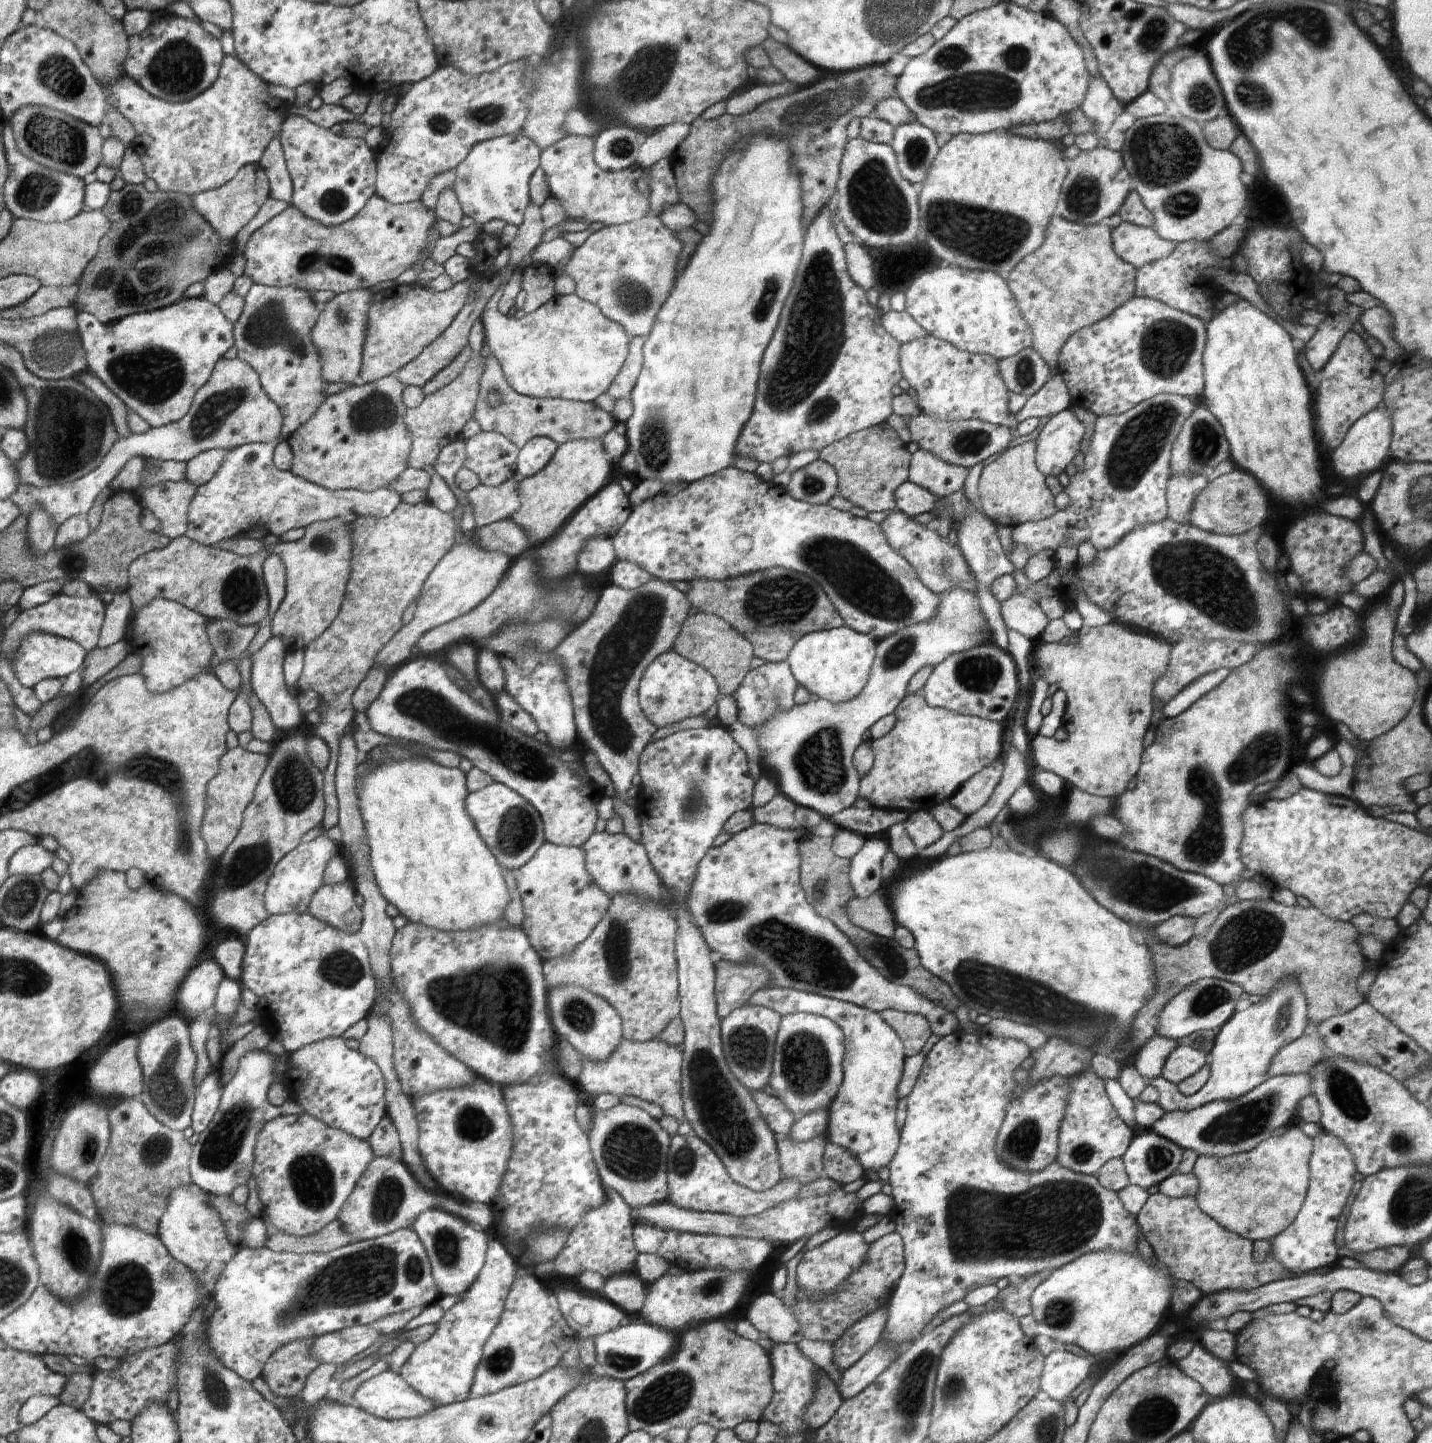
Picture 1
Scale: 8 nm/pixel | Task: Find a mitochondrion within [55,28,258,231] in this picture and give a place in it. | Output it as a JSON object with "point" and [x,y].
{"point":[176,68]}

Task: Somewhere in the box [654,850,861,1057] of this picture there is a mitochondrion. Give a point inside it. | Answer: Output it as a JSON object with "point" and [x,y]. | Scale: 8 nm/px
{"point":[717,912]}

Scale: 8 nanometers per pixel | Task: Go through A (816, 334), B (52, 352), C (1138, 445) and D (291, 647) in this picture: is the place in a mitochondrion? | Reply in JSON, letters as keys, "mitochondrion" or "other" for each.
{"A":"mitochondrion","B":"mitochondrion","C":"mitochondrion","D":"other"}

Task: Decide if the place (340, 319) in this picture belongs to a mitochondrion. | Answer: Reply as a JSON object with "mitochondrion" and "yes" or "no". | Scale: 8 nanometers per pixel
{"mitochondrion":"yes"}

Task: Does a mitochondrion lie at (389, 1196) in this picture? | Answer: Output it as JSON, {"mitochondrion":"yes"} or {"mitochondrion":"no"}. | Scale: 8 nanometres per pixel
{"mitochondrion":"yes"}

